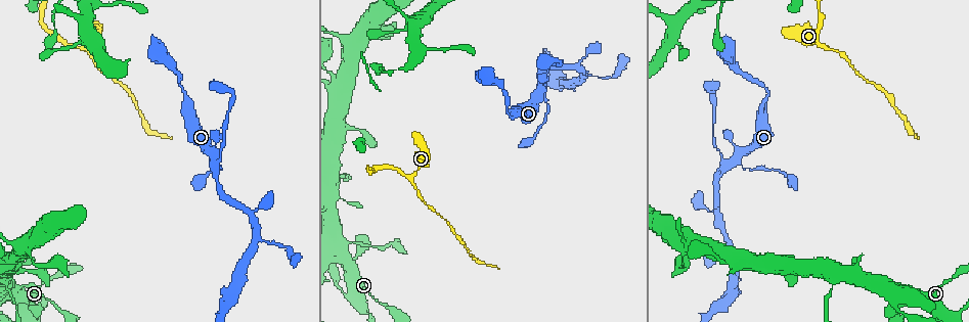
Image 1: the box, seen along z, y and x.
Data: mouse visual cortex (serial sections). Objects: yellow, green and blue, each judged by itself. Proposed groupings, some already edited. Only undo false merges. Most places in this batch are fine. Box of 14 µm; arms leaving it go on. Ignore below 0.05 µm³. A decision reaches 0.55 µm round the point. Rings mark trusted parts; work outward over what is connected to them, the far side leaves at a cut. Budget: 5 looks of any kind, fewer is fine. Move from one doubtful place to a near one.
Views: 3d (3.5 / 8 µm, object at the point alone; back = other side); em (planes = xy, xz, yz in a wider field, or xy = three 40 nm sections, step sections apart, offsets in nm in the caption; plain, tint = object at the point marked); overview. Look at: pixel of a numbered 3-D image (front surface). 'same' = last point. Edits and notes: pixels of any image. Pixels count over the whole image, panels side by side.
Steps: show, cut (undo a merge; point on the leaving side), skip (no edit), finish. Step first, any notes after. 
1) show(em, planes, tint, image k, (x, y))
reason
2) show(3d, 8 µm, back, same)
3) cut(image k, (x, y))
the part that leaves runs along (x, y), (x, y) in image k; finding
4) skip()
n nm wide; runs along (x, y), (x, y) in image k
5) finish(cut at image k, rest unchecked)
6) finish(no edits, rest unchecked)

show(3d, 3.5 µm, image 1, (256, 236))
calibre changes

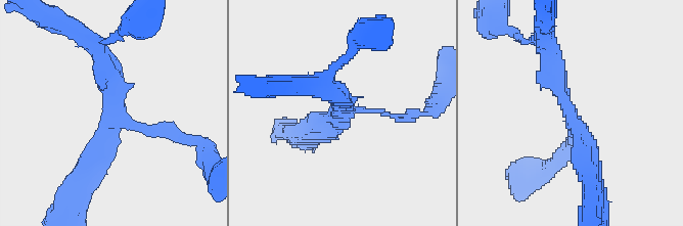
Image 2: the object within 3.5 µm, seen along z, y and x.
show(em, xy, step 1, tint, image 2, (337, 113))
3 arms; arms of 100, 300, 300 nm

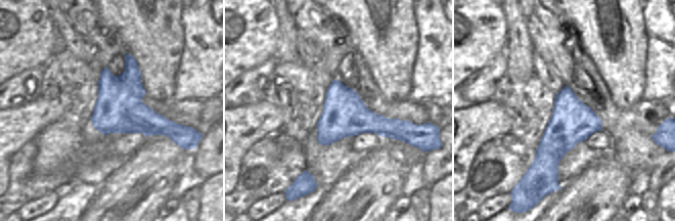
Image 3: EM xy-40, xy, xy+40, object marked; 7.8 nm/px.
skip()
all the same cell

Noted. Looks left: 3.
show(3d, 3.5 µm, image 1, (81, 49))
sharp bend

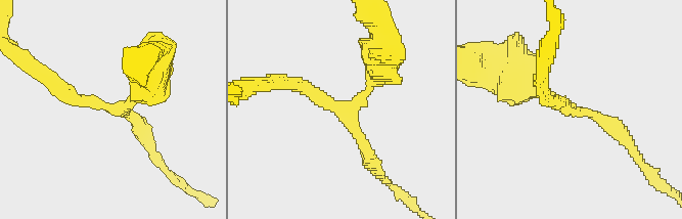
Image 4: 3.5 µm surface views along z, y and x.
show(em, xy, step 3, tint, image 4, (106, 108))
3 arms; arms of 200, 200, 250 nm; now the EM

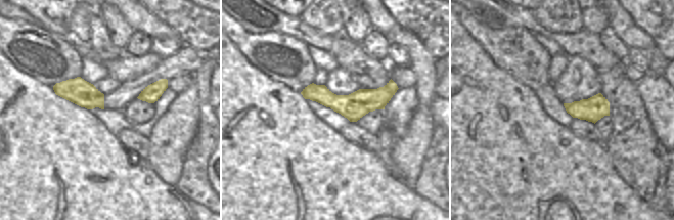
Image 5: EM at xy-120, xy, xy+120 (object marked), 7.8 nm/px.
skip()
runs along (377, 70), (353, 110), (280, 83) in image 4; all the same cell

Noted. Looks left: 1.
finish(no edits, rest unchecked)

